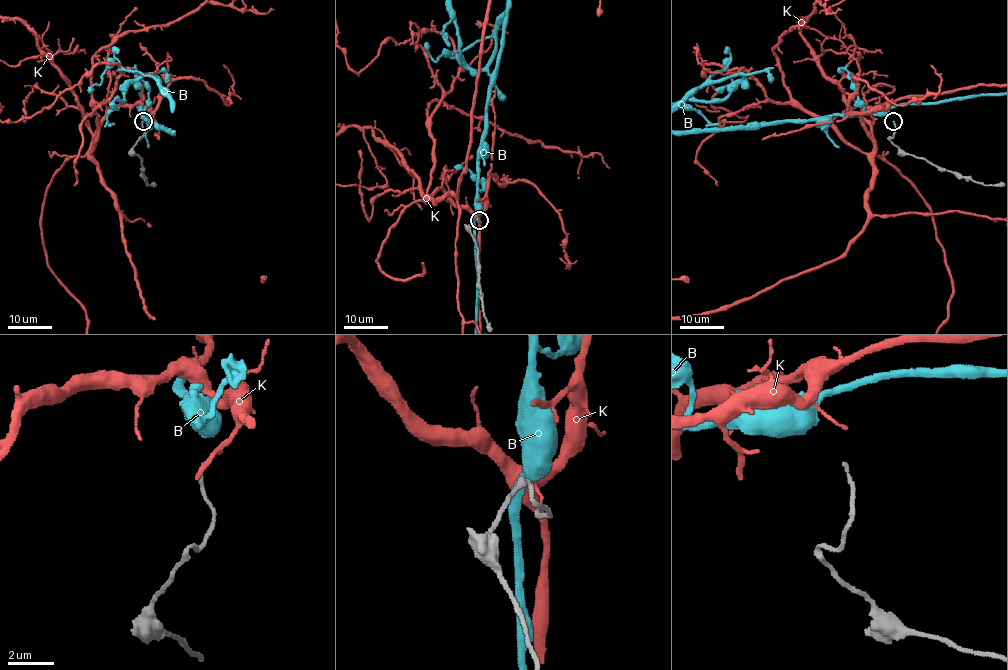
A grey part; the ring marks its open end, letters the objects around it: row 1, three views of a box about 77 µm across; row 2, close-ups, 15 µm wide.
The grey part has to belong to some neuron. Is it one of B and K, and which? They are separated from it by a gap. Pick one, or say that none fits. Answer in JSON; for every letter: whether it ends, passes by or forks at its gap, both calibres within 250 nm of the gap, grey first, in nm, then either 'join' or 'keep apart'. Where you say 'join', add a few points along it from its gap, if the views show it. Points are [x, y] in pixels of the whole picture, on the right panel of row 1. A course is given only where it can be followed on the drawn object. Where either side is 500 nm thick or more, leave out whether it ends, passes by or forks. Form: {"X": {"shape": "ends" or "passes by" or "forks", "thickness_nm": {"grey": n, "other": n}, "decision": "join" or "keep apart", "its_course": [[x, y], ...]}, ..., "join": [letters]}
{"B": {"thickness_nm": {"grey": 130, "other": 800}, "decision": "keep apart"}, "K": {"shape": "ends", "thickness_nm": {"grey": 130, "other": 120}, "decision": "keep apart"}, "join": []}

